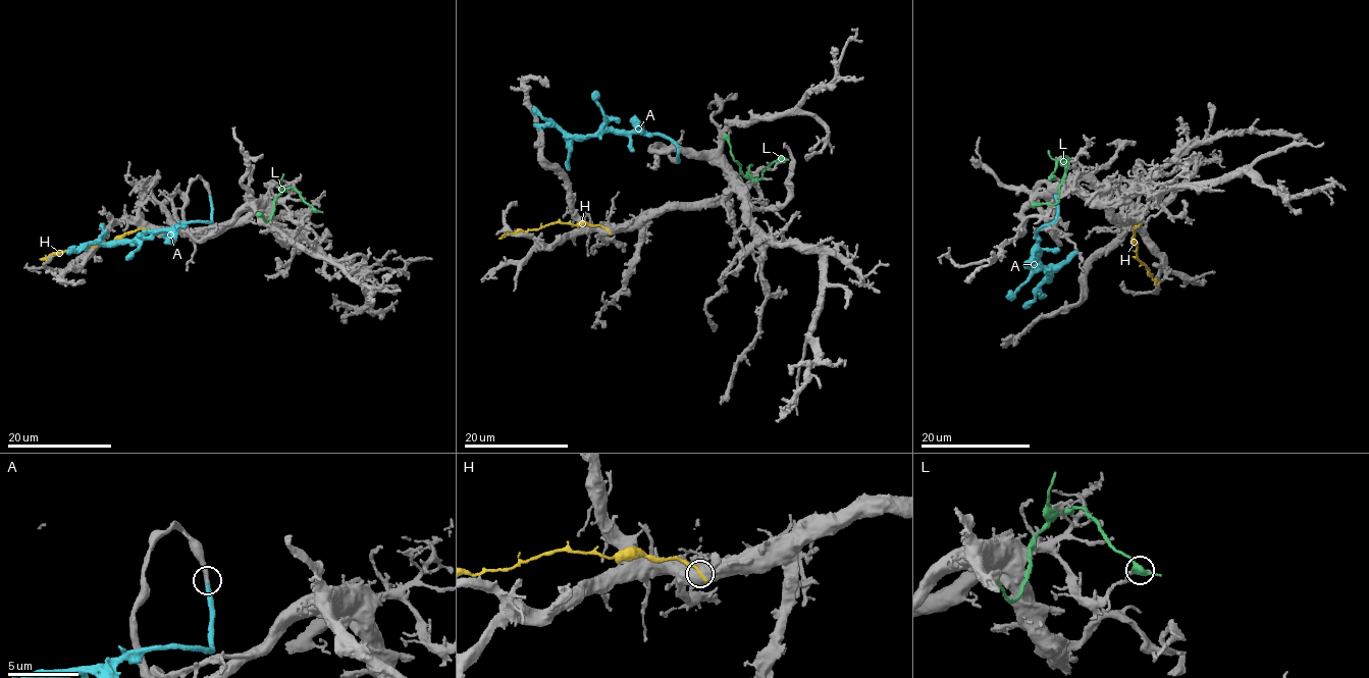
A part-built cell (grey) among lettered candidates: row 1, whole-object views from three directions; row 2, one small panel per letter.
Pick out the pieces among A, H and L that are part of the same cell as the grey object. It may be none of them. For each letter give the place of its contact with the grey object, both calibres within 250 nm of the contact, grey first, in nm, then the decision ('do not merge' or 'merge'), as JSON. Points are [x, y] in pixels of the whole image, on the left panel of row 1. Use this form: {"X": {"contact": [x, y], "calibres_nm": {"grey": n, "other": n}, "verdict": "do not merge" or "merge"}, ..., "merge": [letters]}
{"A": {"contact": [210, 197], "calibres_nm": {"grey": 360, "other": 400}, "verdict": "merge"}, "H": {"contact": [146, 229], "calibres_nm": {"grey": 800, "other": 260}, "verdict": "do not merge"}, "L": {"contact": [314, 210], "calibres_nm": {"grey": 340, "other": 500}, "verdict": "do not merge"}, "merge": ["A"]}

